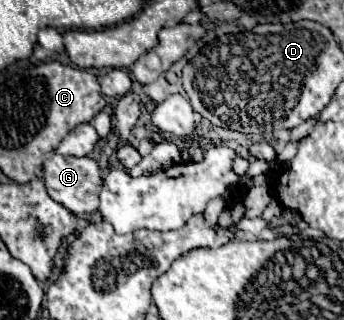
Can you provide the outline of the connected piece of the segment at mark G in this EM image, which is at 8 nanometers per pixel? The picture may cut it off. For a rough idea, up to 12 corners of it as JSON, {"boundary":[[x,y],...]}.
{"boundary":[[91,157],[43,163],[45,187],[75,215],[99,209],[103,177]]}

